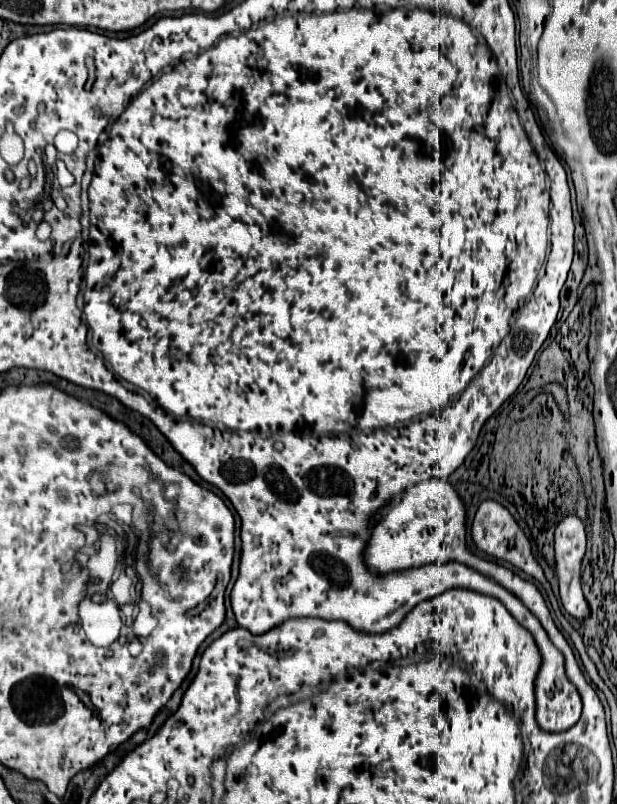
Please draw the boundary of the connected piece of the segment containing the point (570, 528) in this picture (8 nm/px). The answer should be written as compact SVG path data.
M566 515L558 521L554 531L554 563L556 575L560 579L560 599L564 609L582 619L590 615L588 603L582 595L580 585L580 565L586 553L586 529L582 519L576 515Z

